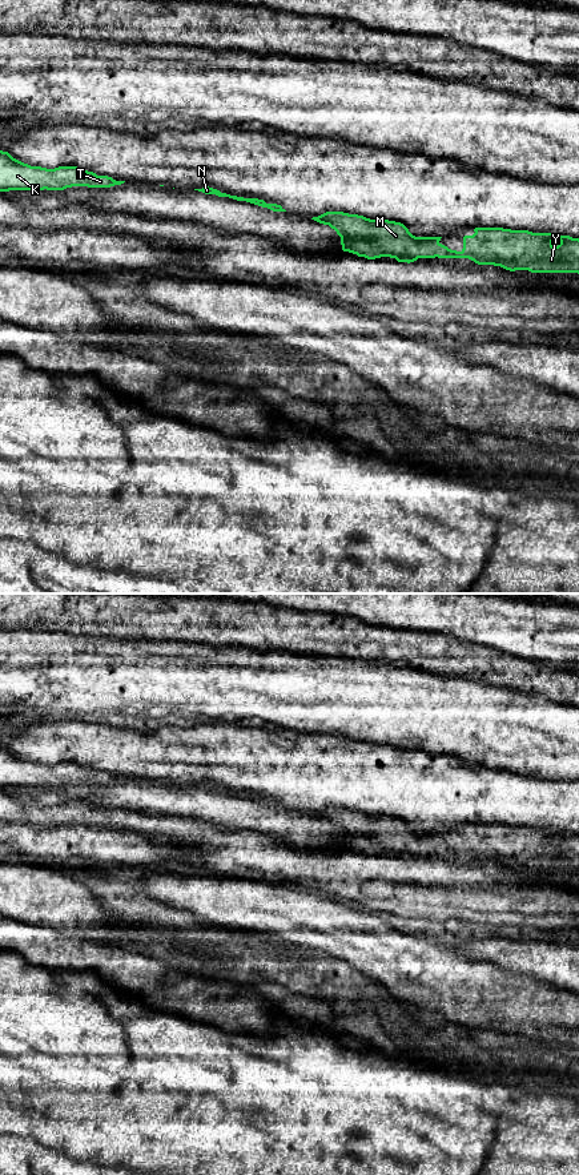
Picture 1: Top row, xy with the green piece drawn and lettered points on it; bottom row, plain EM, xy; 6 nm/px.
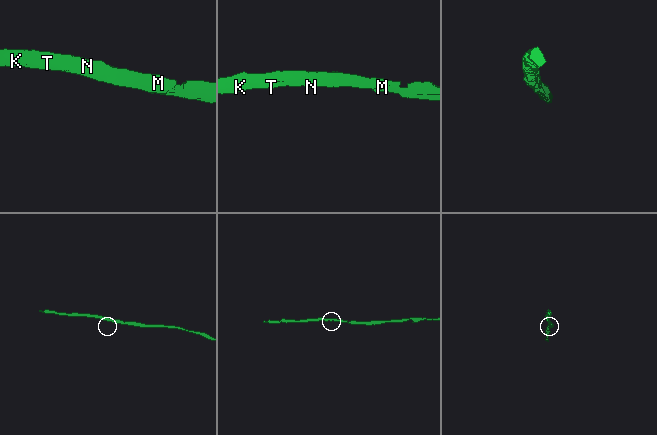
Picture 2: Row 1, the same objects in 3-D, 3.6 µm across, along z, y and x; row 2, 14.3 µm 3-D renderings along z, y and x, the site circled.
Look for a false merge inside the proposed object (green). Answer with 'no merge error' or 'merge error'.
no merge error

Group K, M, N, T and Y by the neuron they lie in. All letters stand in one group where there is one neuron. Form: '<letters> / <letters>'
K M N T Y

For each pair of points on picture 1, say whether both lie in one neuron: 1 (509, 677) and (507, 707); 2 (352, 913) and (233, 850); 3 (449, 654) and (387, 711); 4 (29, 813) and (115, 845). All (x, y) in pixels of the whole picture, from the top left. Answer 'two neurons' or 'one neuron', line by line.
1: two neurons
2: two neurons
3: two neurons
4: two neurons

